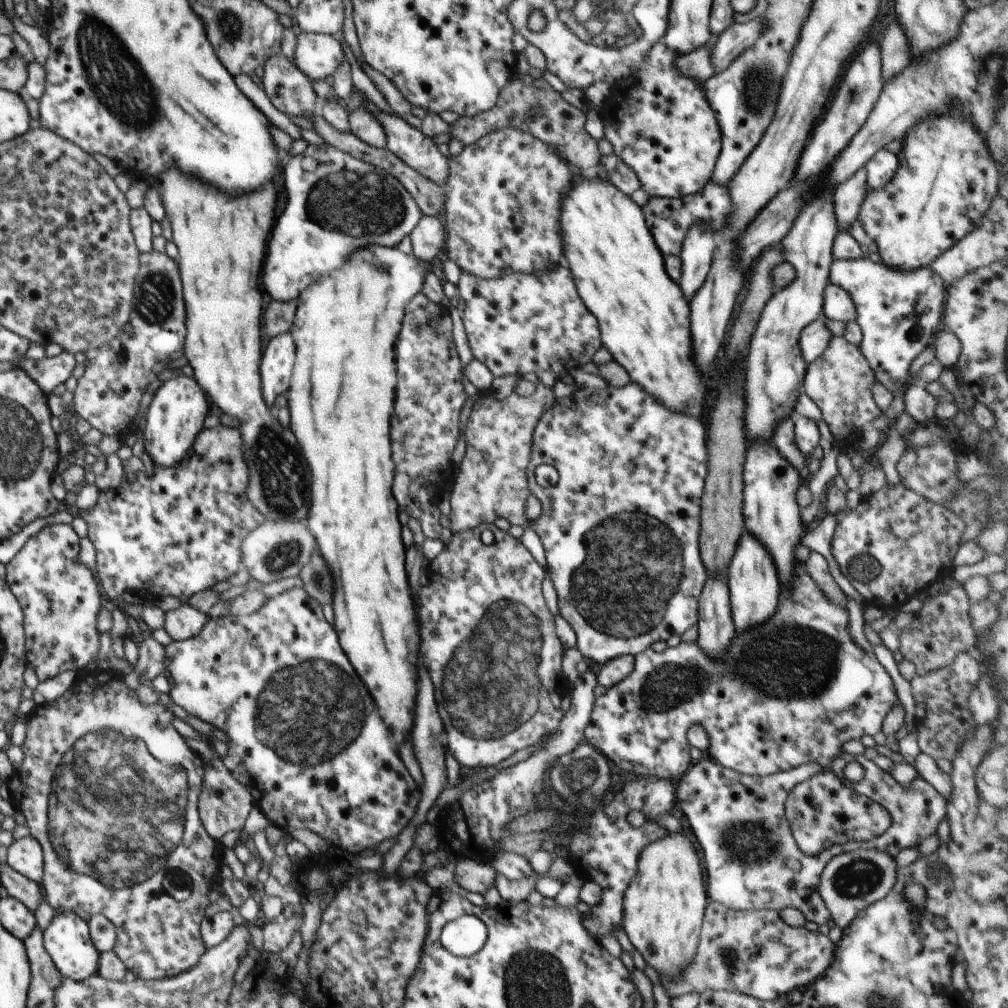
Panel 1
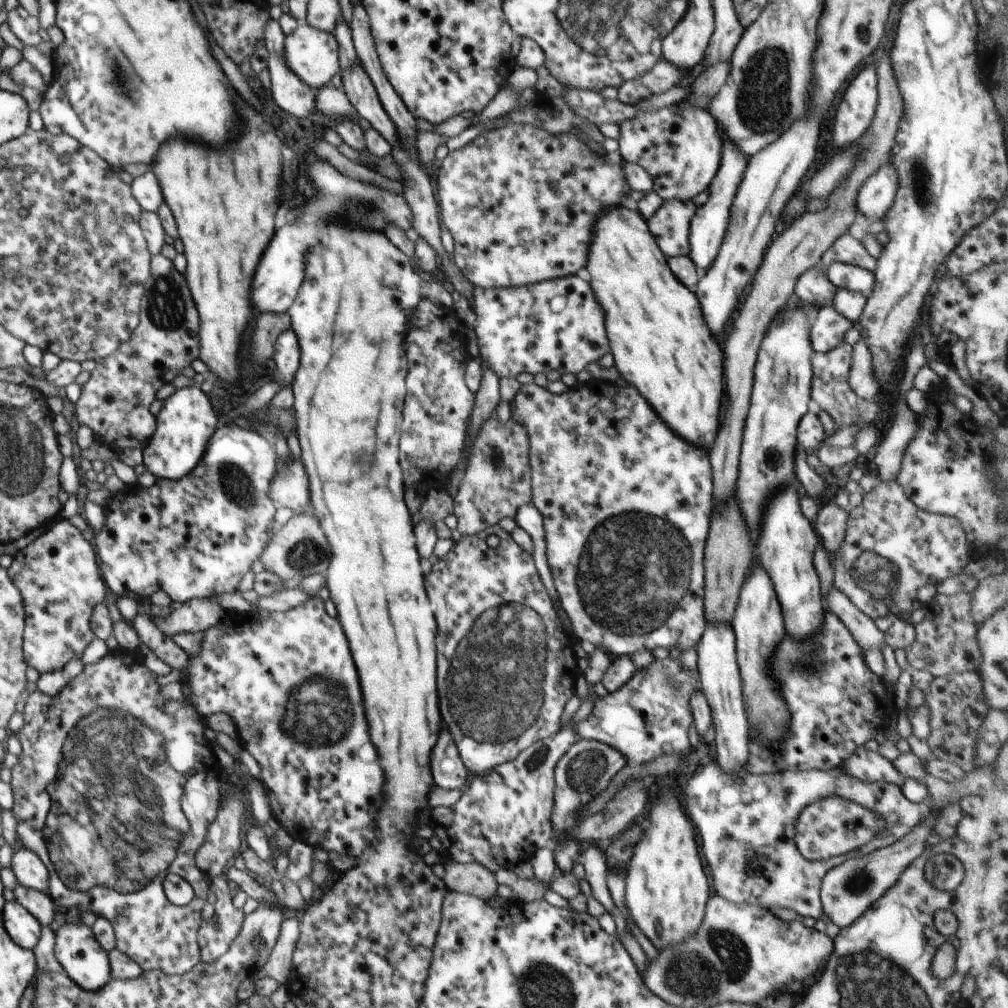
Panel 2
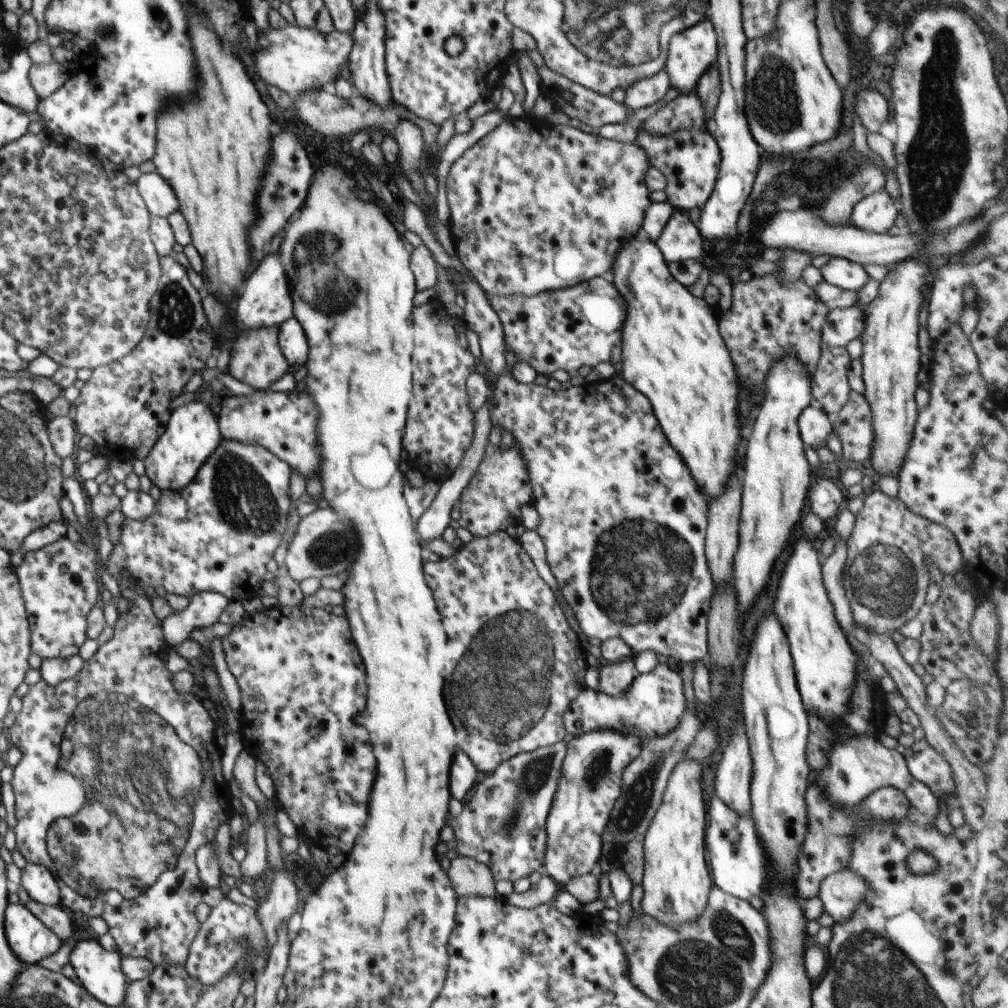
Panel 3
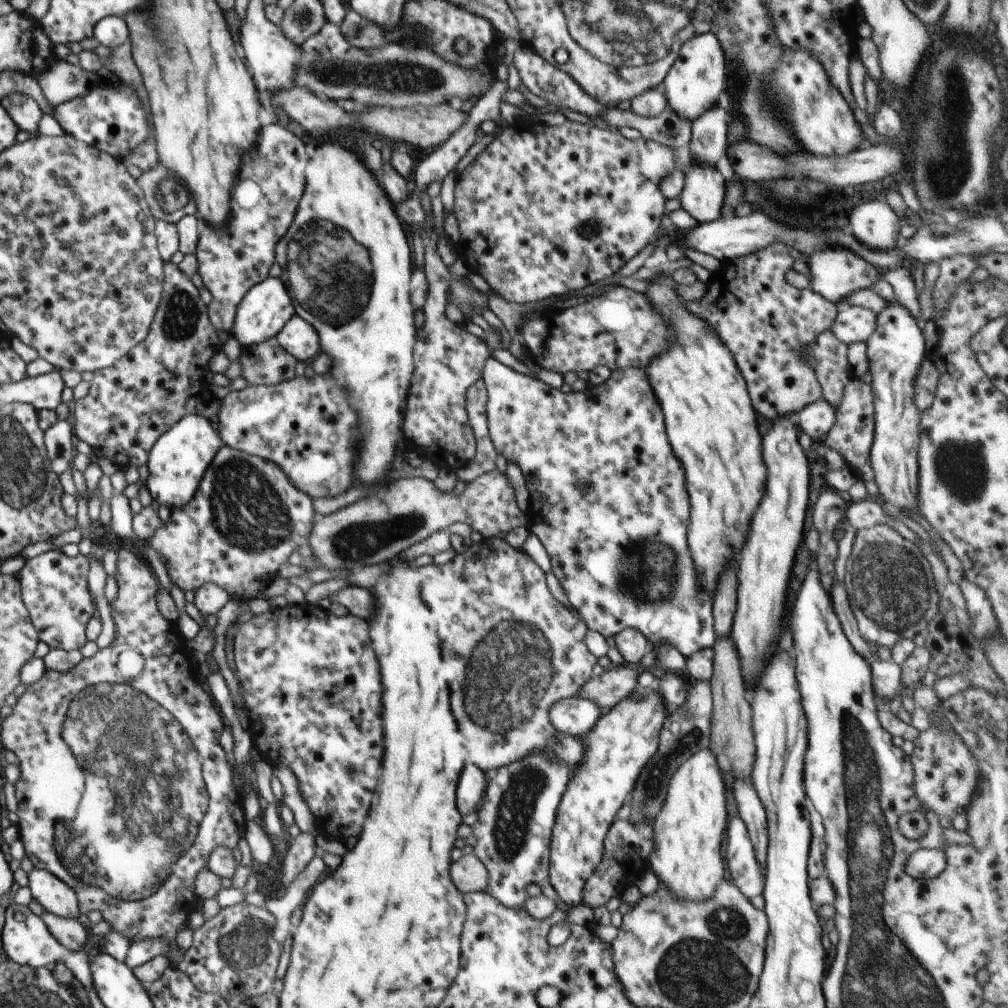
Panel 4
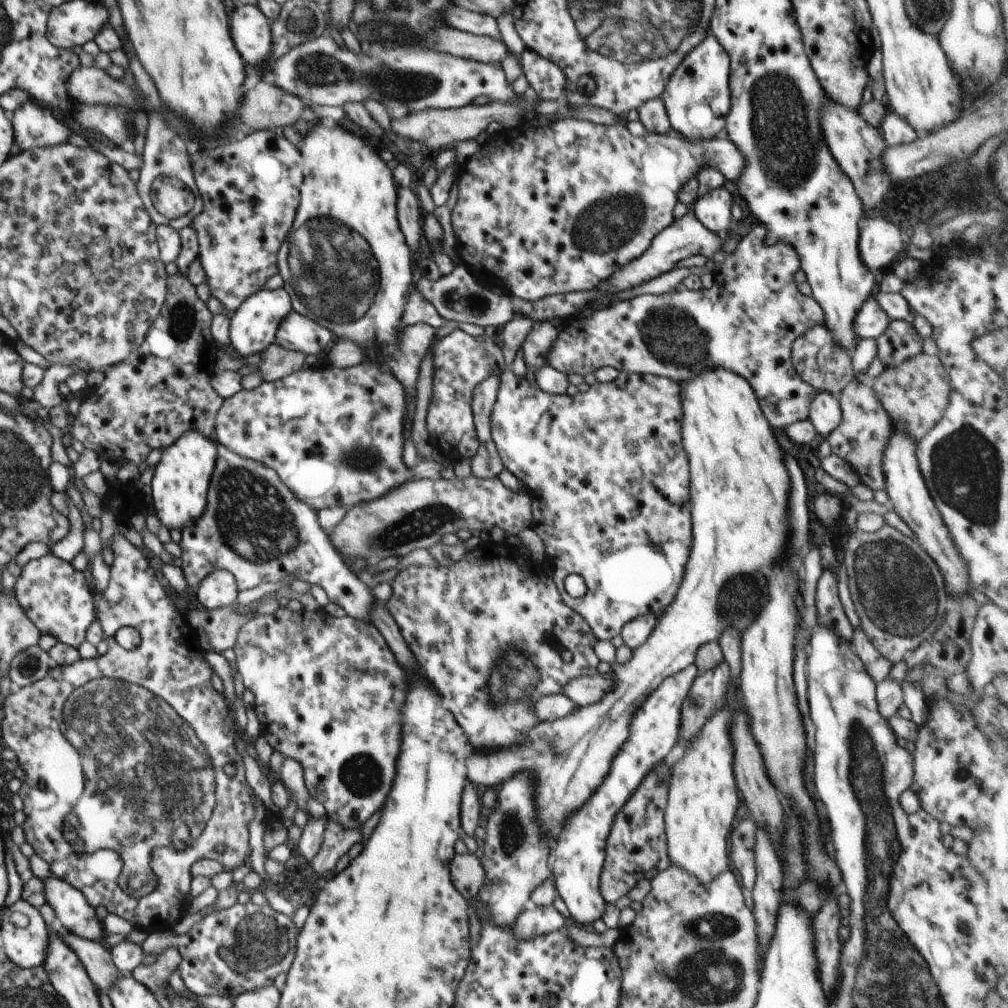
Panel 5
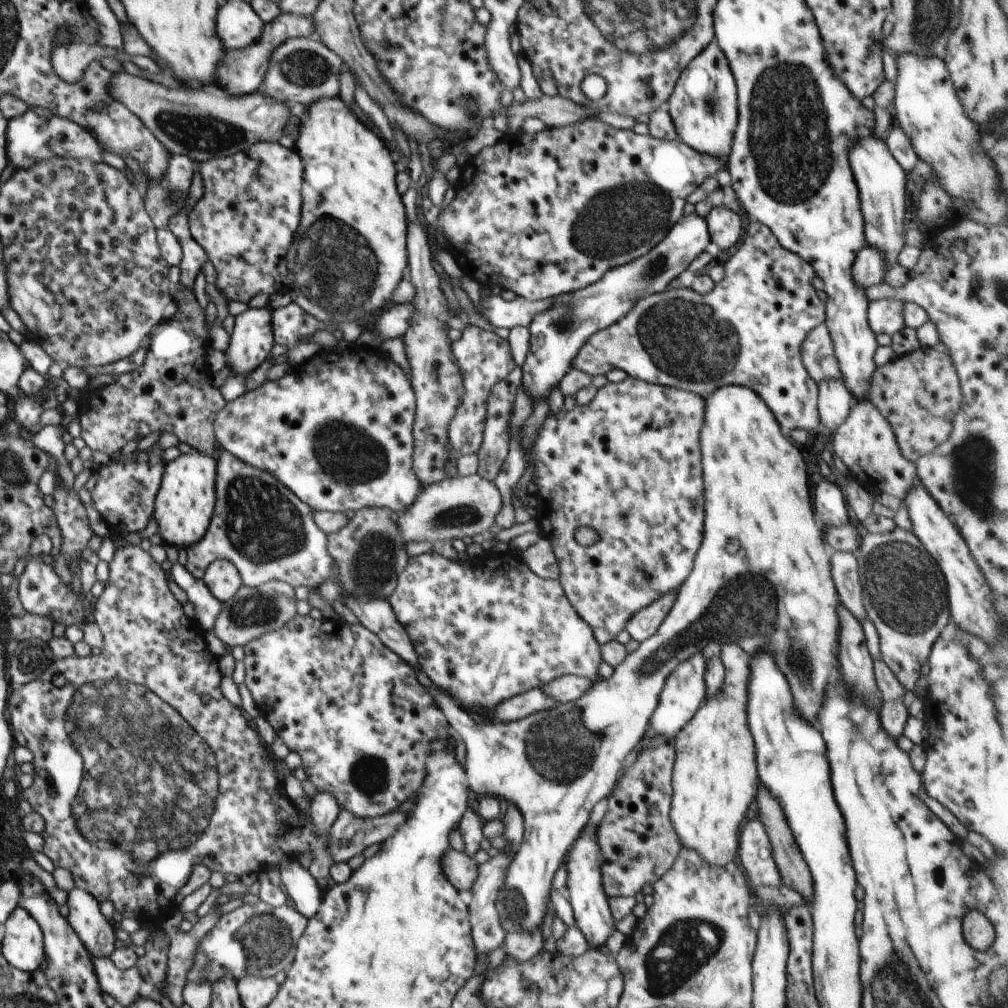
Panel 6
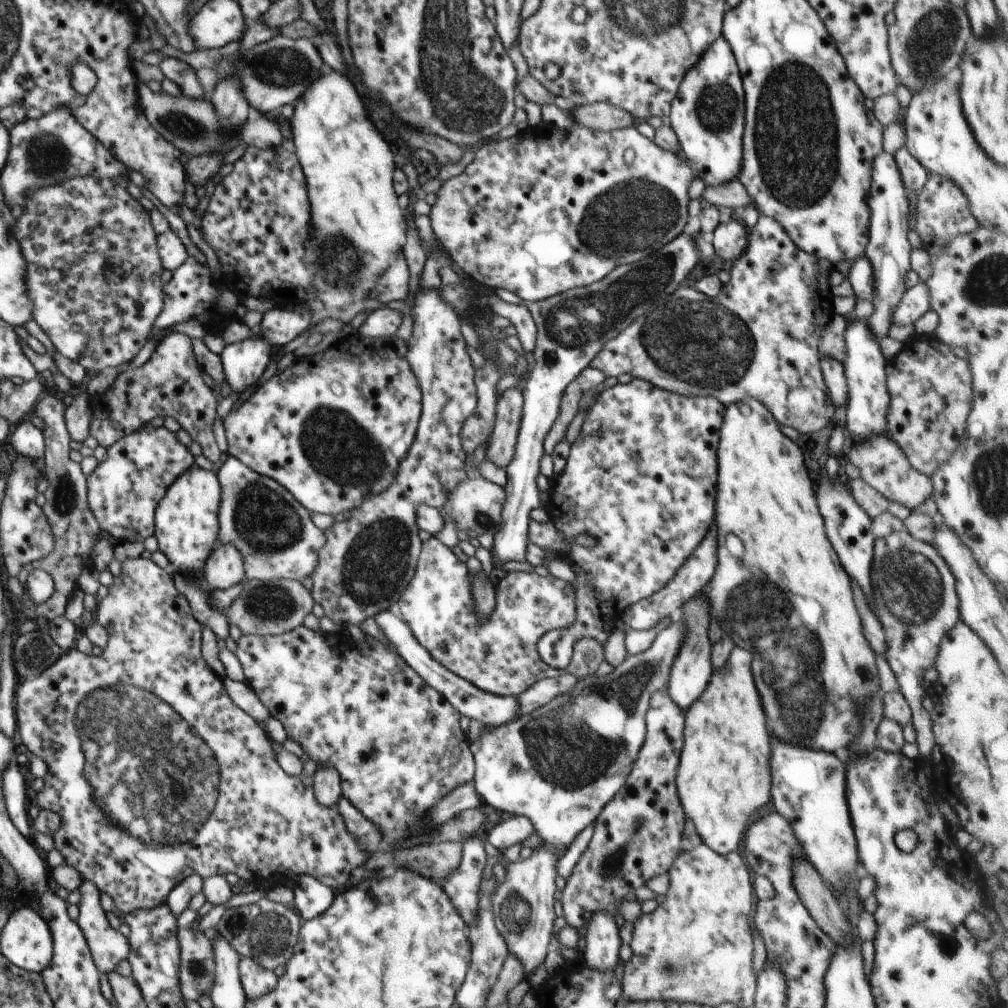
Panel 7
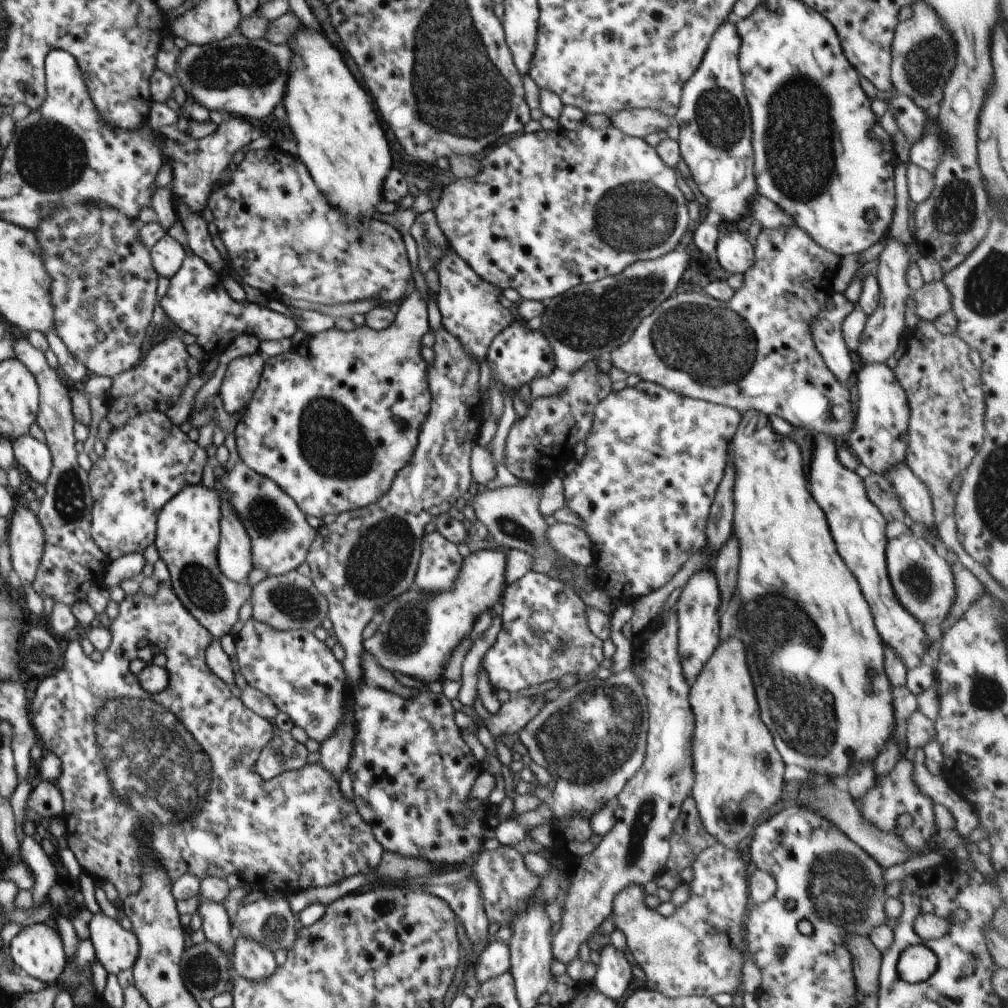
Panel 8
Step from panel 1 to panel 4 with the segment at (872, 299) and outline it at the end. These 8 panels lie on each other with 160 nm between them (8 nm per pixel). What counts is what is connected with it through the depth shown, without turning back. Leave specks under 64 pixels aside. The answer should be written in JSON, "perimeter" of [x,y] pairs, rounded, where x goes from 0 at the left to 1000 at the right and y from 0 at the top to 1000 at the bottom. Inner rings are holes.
{"perimeter":[[[821,245],[814,249],[808,249],[801,255],[798,254],[798,258],[802,263],[804,272],[806,272],[804,286],[831,305],[837,304],[837,298],[845,291],[855,287],[863,287],[871,277],[875,276],[871,266],[865,264],[846,248],[837,245]]]}

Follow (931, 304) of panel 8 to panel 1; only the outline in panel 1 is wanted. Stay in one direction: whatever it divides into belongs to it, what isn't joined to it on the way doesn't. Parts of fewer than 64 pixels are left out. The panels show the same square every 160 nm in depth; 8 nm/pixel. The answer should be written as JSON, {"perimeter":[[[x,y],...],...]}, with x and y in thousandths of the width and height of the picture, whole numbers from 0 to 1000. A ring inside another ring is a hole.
{"perimeter":[[[812,314],[800,323],[794,330],[793,342],[802,362],[821,345],[825,334],[825,328],[815,314]]]}

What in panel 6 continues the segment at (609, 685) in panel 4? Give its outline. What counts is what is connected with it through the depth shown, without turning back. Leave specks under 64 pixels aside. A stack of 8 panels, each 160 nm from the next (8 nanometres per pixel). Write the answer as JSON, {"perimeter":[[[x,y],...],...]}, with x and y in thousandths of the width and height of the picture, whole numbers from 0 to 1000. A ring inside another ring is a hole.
{"perimeter":[[[558,670],[549,673],[534,684],[544,691],[549,692],[552,697],[575,696],[579,687],[585,683],[587,677],[588,675],[573,670]]]}

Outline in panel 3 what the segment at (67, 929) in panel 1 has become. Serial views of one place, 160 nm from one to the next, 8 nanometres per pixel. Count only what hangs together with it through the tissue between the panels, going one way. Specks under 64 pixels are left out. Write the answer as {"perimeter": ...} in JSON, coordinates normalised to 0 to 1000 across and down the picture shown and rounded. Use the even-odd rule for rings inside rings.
{"perimeter":[[[80,926],[79,935],[69,945],[68,956],[70,956],[81,975],[81,978],[101,996],[110,999],[118,999],[123,996],[124,986],[128,973],[120,959],[121,946],[117,942],[105,942],[95,932],[88,926]]]}

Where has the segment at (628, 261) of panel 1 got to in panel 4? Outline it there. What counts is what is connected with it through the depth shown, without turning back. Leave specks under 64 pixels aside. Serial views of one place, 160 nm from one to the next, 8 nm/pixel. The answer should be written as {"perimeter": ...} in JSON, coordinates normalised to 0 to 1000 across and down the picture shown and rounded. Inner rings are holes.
{"perimeter":[[[656,275],[652,279],[644,280],[645,286],[639,291],[649,302],[649,306],[653,306],[663,317],[665,317],[665,323],[669,323],[671,331],[673,331],[673,337],[669,341],[669,345],[659,351],[659,355],[651,355],[647,357],[647,361],[643,363],[643,375],[647,379],[647,385],[649,385],[649,391],[655,395],[655,401],[657,401],[657,407],[659,407],[659,415],[661,415],[661,429],[667,441],[667,446],[670,446],[670,451],[677,458],[677,462],[680,466],[680,477],[681,484],[683,484],[684,497],[686,500],[685,516],[684,516],[684,529],[683,529],[683,540],[686,548],[686,553],[688,554],[688,562],[690,562],[690,569],[692,569],[693,579],[698,586],[703,588],[703,592],[706,595],[709,592],[709,587],[713,583],[714,572],[716,567],[724,562],[724,558],[728,556],[728,552],[736,546],[736,542],[740,540],[740,534],[742,534],[742,524],[744,524],[744,518],[746,518],[746,512],[750,508],[750,504],[754,502],[756,494],[758,494],[758,486],[760,486],[760,474],[762,474],[762,466],[758,462],[758,456],[756,456],[756,433],[752,429],[752,419],[750,419],[750,409],[744,401],[743,387],[741,386],[741,379],[738,377],[734,366],[728,359],[726,350],[722,347],[722,344],[714,337],[714,334],[703,324],[700,318],[687,313],[685,310],[686,303],[680,301],[675,294],[667,287],[668,280],[663,275]]]}

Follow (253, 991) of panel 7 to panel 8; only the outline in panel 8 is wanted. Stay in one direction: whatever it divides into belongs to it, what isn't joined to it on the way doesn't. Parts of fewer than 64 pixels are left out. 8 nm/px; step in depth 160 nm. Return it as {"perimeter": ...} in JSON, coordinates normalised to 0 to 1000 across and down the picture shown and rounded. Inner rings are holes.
{"perimeter":[[[236,927],[233,930],[233,963],[247,973],[257,973],[267,969],[274,962],[272,945],[257,935]]]}

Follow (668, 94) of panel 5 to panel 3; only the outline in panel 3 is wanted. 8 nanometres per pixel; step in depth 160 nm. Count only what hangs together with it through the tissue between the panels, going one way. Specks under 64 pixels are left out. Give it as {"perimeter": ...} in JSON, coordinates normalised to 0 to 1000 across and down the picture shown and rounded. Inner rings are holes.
{"perimeter":[[[703,18],[683,30],[669,33],[663,45],[659,67],[663,72],[666,87],[674,89],[677,94],[688,92],[694,77],[711,62],[712,51],[711,34]]]}

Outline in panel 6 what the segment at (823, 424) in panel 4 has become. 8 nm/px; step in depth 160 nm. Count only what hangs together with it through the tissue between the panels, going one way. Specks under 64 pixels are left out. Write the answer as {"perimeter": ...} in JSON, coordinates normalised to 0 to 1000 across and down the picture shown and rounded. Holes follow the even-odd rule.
{"perimeter":[[[817,376],[811,382],[813,383],[811,404],[814,415],[814,427],[824,430],[837,421],[849,397],[840,386],[838,379],[833,376]]]}

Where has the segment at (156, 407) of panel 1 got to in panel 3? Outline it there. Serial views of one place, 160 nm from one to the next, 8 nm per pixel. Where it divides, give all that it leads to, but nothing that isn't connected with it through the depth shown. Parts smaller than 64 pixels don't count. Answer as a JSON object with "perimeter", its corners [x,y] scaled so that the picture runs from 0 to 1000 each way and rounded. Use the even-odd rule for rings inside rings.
{"perimeter":[[[194,398],[174,405],[170,409],[163,431],[159,432],[147,452],[142,456],[145,469],[159,486],[177,487],[194,474],[198,463],[218,442],[219,436],[215,412],[206,402]]]}

